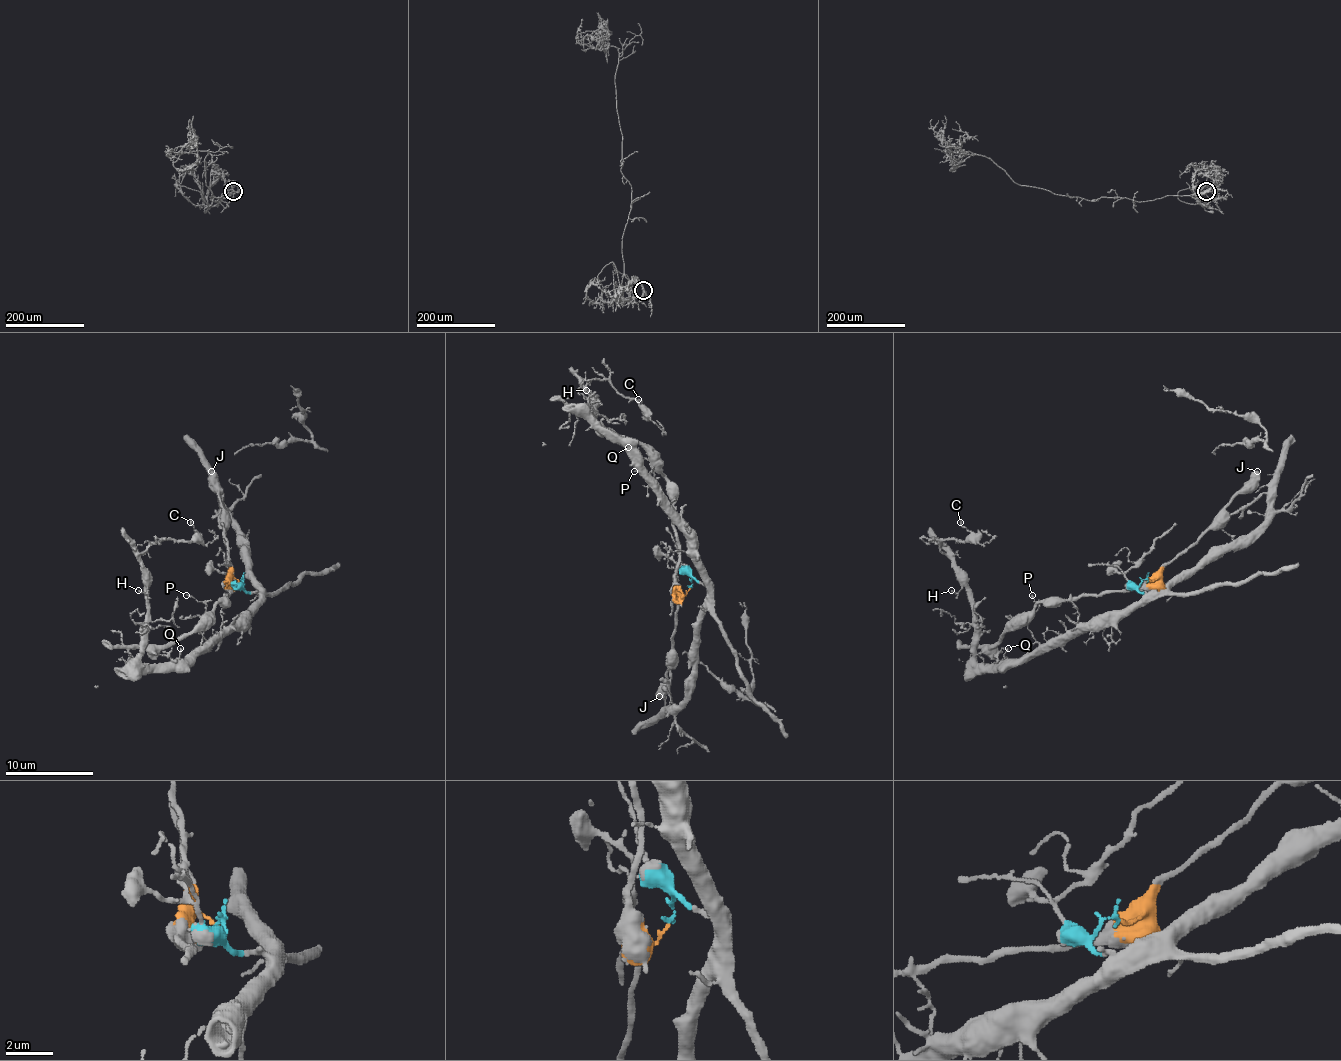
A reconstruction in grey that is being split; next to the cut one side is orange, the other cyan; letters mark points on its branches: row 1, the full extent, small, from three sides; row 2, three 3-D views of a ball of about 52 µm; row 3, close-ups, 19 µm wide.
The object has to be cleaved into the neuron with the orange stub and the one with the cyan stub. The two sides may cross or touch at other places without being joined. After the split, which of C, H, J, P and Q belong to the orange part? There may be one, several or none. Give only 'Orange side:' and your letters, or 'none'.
Orange side: J, P

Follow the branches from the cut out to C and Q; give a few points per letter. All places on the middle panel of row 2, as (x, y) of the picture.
C: (691, 586), (693, 577), (706, 582), (682, 518), (591, 418), (587, 385), (607, 379), (644, 410), (638, 398)
Q: (691, 586), (693, 577), (706, 584), (695, 562), (691, 538), (660, 485), (629, 447)

